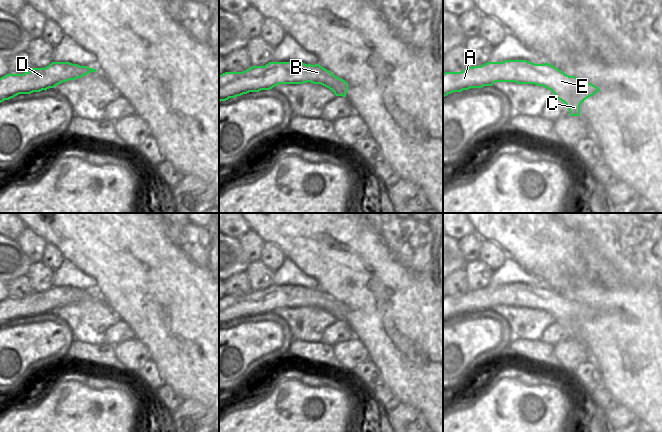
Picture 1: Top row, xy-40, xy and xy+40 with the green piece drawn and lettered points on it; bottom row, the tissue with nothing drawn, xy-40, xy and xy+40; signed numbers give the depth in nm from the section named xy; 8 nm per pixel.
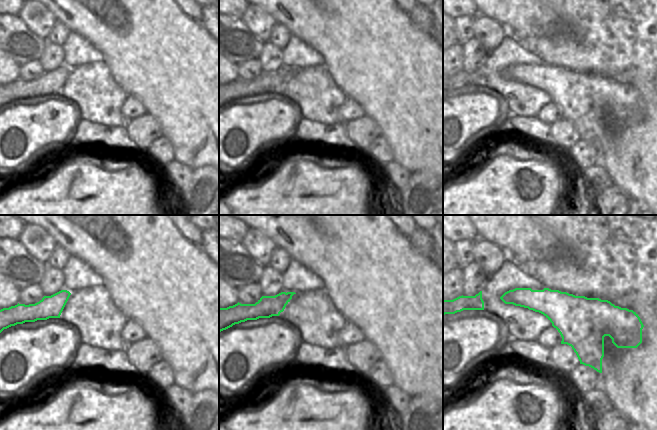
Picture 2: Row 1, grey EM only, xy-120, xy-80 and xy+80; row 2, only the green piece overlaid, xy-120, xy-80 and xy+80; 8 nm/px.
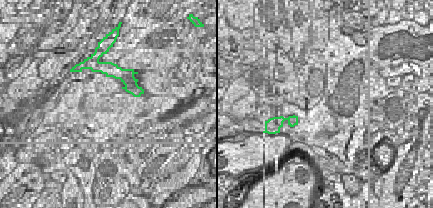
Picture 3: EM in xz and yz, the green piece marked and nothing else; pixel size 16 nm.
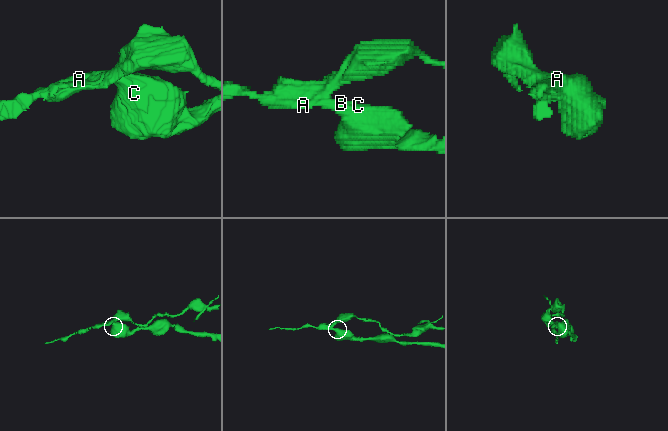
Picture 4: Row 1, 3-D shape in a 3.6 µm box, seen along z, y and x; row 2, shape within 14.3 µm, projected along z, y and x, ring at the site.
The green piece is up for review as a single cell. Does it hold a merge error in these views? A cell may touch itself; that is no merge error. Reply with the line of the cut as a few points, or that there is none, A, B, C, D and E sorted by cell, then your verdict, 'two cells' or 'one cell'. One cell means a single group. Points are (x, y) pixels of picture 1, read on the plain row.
xy (306, 288), (285, 291), (300, 296), (293, 307) | A D / B C E | two cells

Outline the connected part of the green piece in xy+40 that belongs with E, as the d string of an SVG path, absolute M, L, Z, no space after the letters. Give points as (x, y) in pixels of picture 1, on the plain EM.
M532 287L531 290L519 290L519 300L527 300L528 308L543 310L551 314L569 333L570 340L580 340L580 329L600 313L575 300L569 300L555 290Z

